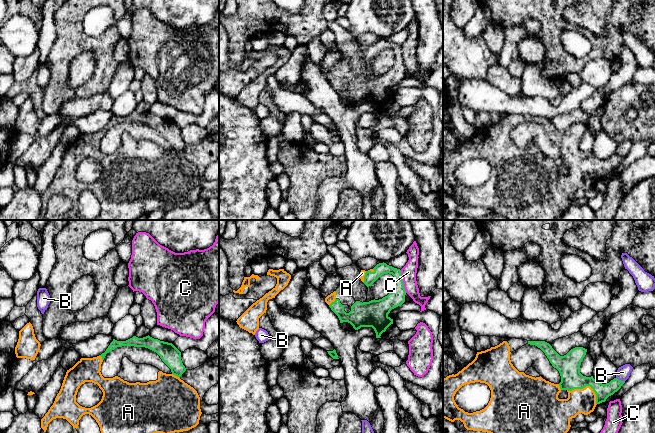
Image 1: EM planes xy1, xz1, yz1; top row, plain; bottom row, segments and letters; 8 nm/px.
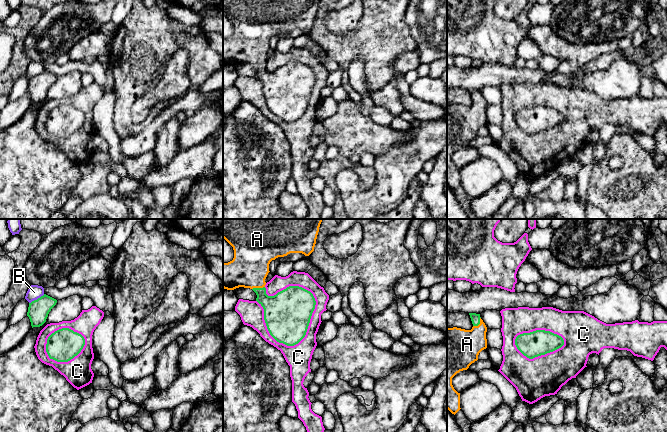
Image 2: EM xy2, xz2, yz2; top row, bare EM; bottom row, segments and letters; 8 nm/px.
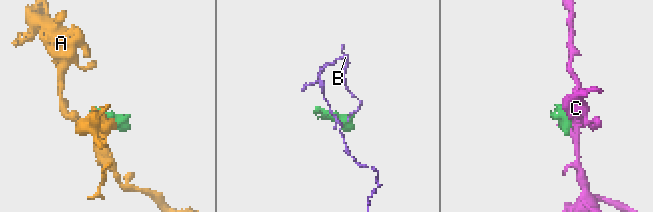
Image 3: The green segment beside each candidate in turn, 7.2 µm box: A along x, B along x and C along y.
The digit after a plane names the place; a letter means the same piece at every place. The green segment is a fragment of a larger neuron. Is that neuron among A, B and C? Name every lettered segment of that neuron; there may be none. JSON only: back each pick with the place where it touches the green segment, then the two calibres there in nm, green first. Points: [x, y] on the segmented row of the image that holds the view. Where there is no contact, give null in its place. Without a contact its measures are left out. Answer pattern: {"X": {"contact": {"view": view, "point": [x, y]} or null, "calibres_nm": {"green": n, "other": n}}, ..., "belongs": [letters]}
{"A": {"contact": {"view": "yz1", "point": [587, 385]}, "calibres_nm": {"green": 180, "other": 190}}, "belongs": ["A"]}

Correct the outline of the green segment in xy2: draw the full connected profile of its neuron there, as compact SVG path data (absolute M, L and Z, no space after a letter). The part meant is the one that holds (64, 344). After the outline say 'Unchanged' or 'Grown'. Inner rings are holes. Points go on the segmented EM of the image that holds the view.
M62 328L52 333L46 344L50 359L57 362L68 362L77 356L85 345L84 337L69 328Z. Unchanged

